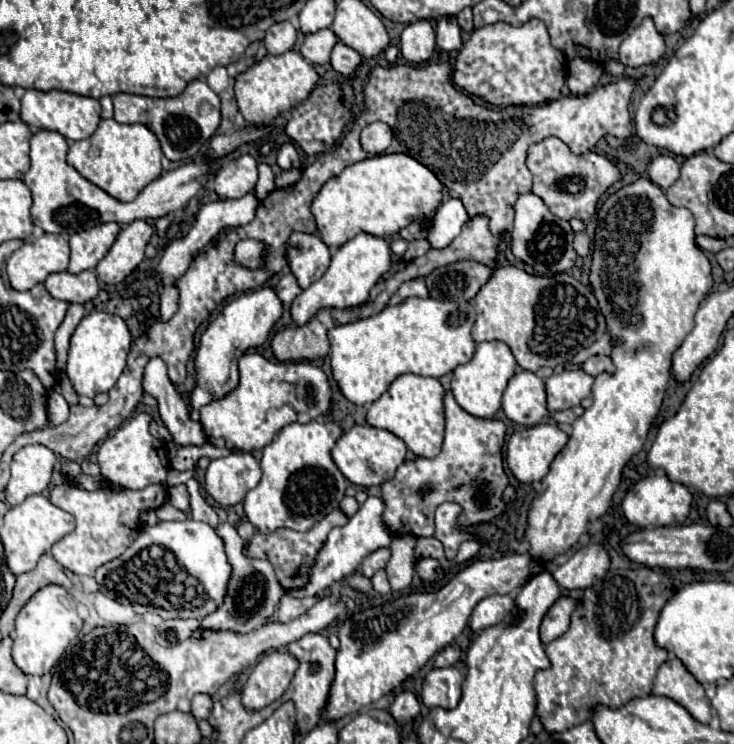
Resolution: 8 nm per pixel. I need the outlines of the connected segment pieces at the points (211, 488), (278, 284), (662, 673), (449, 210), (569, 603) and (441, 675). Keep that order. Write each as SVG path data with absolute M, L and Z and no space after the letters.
M237 451L209 463L205 489L221 507L233 507L259 483L259 477L259 461L251 453Z
M291 273L279 277L275 281L273 289L275 289L275 293L277 293L277 297L281 299L283 305L291 305L291 301L301 293L301 287L297 285L297 281L295 281L295 277Z
M669 657L659 667L653 681L653 693L677 701L701 723L711 721L711 705L703 685L685 669L677 657Z
M449 199L447 203L443 203L433 217L433 227L429 229L429 235L427 235L429 245L433 249L447 247L459 235L467 219L469 219L467 211L459 199Z
M561 597L543 617L541 623L541 641L543 643L551 643L553 639L561 637L567 629L569 629L569 621L571 621L571 613L575 611L577 601L571 597Z
M435 667L425 675L421 699L429 709L431 707L453 709L461 699L461 683L463 675L457 667L445 667L445 669Z

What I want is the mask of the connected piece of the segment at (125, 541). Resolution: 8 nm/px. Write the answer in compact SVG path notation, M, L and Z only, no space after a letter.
M63 483L59 487L51 489L51 503L61 507L63 511L69 511L75 517L75 531L65 535L61 541L57 541L51 549L53 557L75 575L95 575L95 569L113 561L115 557L123 555L127 545L135 541L135 537L143 529L141 513L157 509L167 499L167 487L165 485L149 485L141 491L129 491L121 489L117 485L103 485L95 491L85 491L75 485Z

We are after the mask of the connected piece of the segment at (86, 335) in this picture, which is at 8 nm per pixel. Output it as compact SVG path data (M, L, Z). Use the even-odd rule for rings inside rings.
M93 311L85 315L71 337L69 359L67 359L67 377L73 389L79 395L87 395L87 397L95 397L97 393L111 391L127 365L129 347L131 347L131 333L121 317L105 311Z

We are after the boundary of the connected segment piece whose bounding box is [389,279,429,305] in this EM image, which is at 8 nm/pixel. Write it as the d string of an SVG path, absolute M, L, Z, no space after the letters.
M411 279L411 281L405 281L397 293L391 297L389 305L395 305L395 303L401 303L403 299L407 297L429 297L429 291L427 291L427 285L423 279Z

